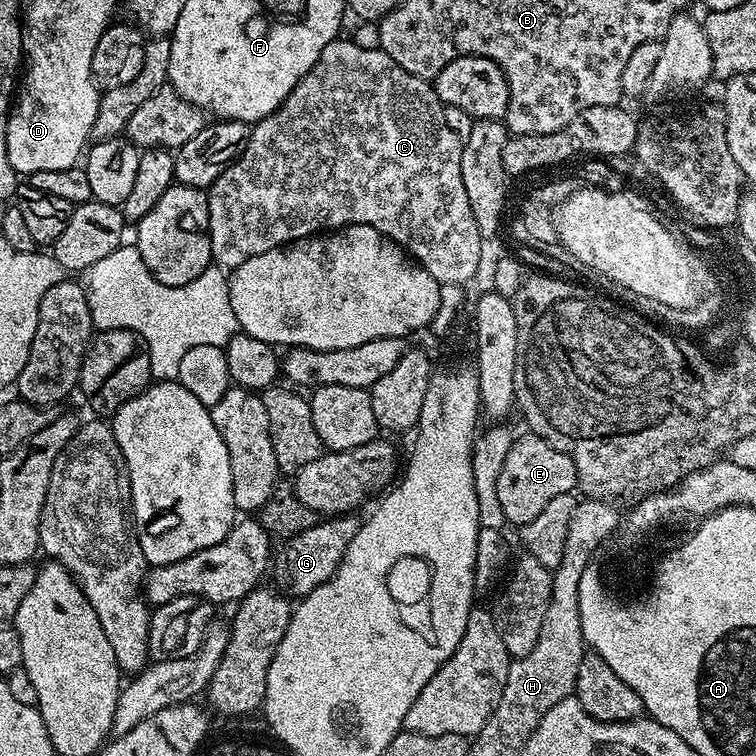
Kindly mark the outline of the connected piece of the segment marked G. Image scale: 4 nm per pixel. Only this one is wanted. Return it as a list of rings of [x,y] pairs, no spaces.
[[[356,514],[329,516],[321,519],[314,526],[310,526],[310,530],[302,530],[302,534],[291,537],[285,543],[288,545],[281,552],[279,549],[278,559],[274,564],[277,580],[275,583],[285,593],[291,594],[293,597],[296,595],[296,598],[306,597],[318,586],[322,586],[322,582],[326,582],[336,573],[346,554],[346,546],[350,546],[354,534],[358,534],[362,523],[361,517],[358,517],[359,515]]]

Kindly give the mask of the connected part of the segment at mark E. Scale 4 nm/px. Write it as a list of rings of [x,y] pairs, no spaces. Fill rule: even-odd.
[[[517,435],[513,439],[506,460],[498,474],[498,499],[502,504],[502,514],[509,525],[522,526],[534,522],[538,514],[559,496],[568,496],[571,488],[578,484],[578,464],[569,453],[550,446],[541,436]]]

